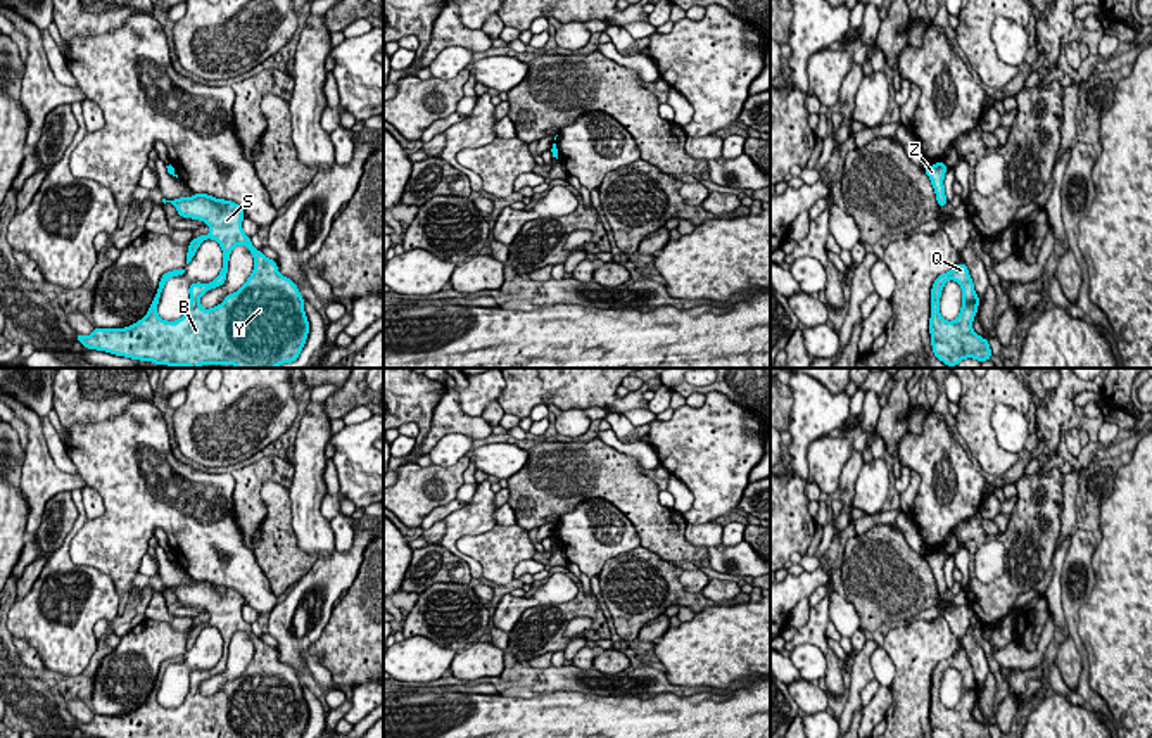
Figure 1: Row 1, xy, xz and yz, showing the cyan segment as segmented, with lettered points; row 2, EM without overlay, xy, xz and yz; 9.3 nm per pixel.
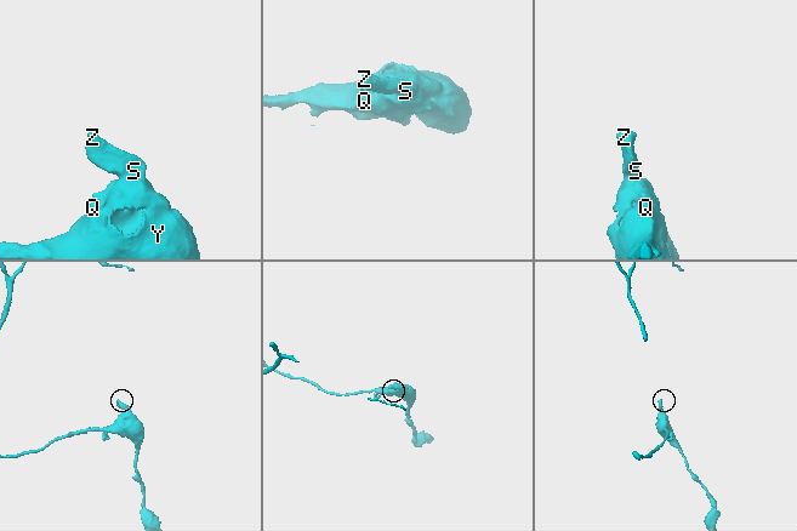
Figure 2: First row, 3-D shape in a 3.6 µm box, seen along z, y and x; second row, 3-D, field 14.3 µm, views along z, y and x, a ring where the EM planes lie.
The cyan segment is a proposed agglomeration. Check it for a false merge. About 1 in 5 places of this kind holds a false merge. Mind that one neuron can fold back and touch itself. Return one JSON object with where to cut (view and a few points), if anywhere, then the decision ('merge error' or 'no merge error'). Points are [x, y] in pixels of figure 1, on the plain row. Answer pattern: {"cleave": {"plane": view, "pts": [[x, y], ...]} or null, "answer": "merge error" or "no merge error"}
{"cleave": null, "answer": "no merge error"}

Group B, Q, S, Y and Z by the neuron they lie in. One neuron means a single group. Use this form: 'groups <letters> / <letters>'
groups B Q S Y Z

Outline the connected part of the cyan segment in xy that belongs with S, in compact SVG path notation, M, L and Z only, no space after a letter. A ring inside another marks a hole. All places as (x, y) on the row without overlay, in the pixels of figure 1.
M195 581L173 588L162 586L162 589L171 589L181 605L200 607L209 612L211 619L207 622L199 622L190 627L187 652L193 646L200 631L212 626L223 638L223 655L219 662L209 671L192 671L188 674L190 690L185 702L180 707L166 709L157 702L162 676L171 664L180 664L185 657L166 658L161 664L155 684L142 707L124 716L95 714L88 724L76 721L76 726L86 736L97 738L301 738L309 721L304 686L297 672L290 665L280 662L276 648L257 638L252 633L250 624L244 620L244 596L231 588L216 586L207 581ZM238 631L244 631L254 645L250 664L237 679L228 681L221 691L204 697L200 693L200 683L226 669L230 641Z

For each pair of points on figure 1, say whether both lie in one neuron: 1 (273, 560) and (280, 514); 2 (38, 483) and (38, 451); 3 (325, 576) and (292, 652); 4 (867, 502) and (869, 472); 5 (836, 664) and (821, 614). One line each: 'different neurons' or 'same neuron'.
1: same neuron
2: same neuron
3: same neuron
4: same neuron
5: same neuron

